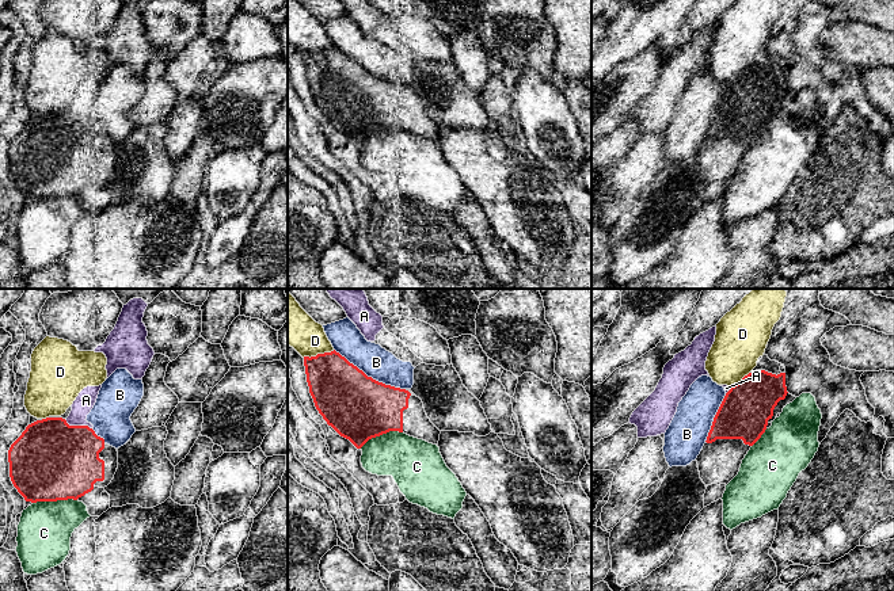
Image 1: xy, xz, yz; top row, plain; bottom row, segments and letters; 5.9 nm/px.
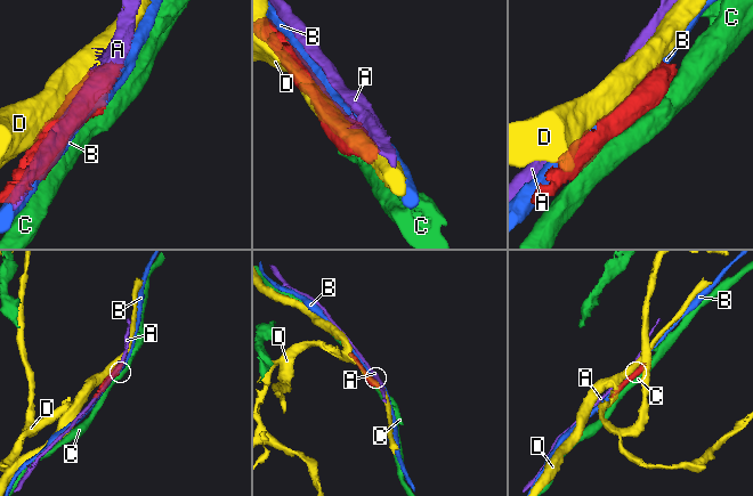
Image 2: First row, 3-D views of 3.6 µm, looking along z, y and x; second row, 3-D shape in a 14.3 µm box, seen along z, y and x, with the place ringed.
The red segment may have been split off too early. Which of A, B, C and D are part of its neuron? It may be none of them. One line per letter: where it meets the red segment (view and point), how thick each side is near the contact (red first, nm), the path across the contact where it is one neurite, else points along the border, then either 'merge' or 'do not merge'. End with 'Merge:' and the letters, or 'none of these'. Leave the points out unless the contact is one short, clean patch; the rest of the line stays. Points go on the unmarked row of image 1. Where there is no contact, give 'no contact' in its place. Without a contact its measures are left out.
A: contact xy (79, 122); calibres 460 and 120 nm; border xy (65, 117), (69, 121), (87, 121), (92, 126); do not merge
B: contact xz (369, 73); calibres 380 and 190 nm; do not merge
C: contact xy (54, 197); calibres 480 and 320 nm; do not merge
D: contact xz (318, 50); calibres 340 and 240 nm; do not merge
Merge: none of these

